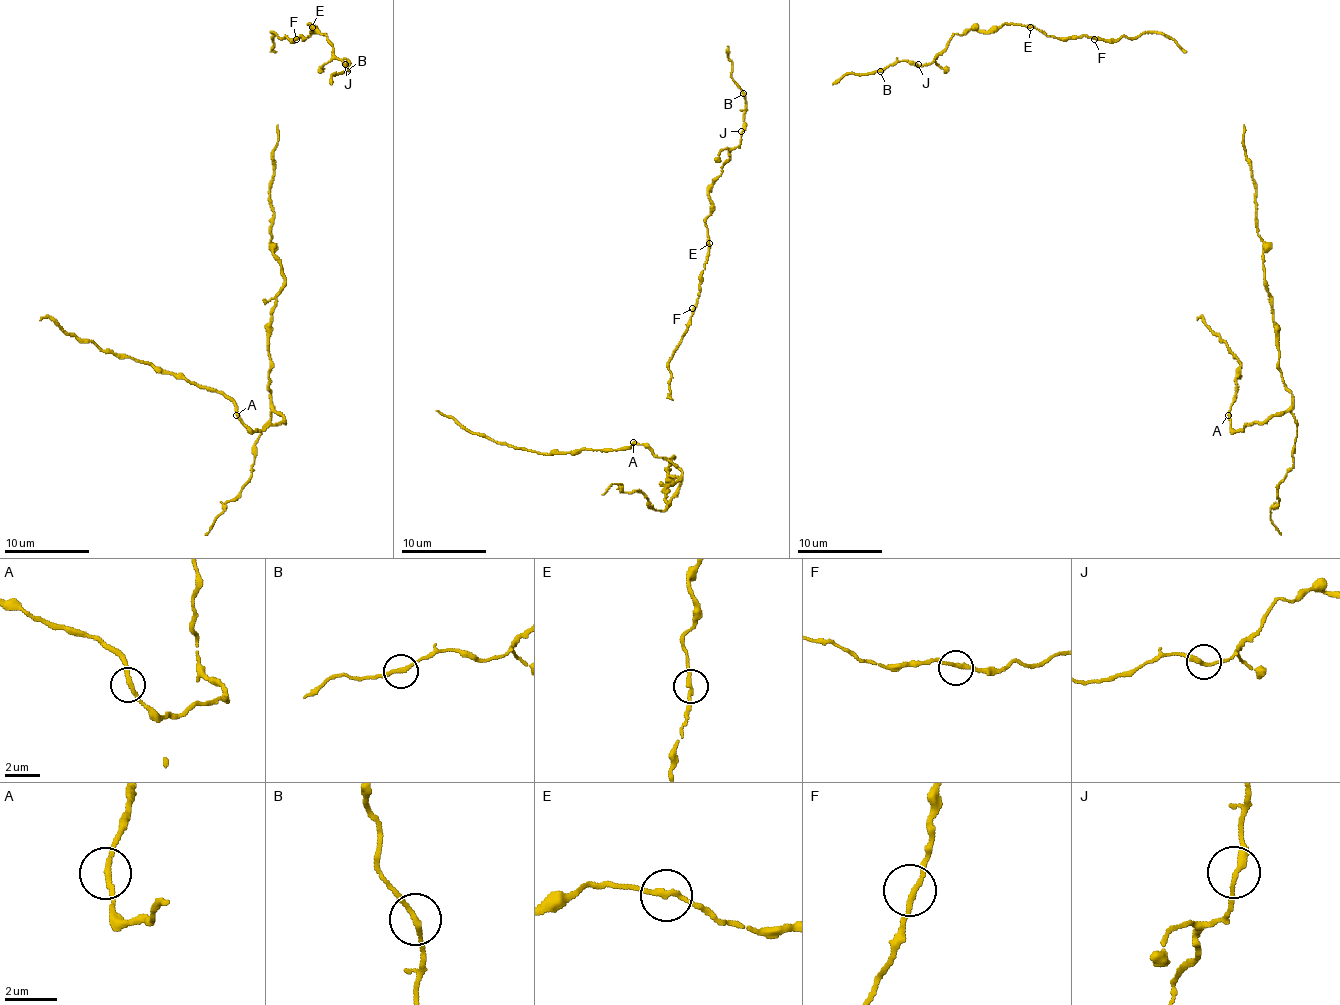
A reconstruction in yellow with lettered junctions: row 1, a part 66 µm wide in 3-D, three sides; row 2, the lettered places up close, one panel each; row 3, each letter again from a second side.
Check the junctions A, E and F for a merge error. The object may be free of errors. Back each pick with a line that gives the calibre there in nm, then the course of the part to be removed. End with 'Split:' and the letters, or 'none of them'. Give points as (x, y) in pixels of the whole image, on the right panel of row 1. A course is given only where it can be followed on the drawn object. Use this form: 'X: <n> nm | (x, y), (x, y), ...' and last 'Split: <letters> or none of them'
Split: none of them

